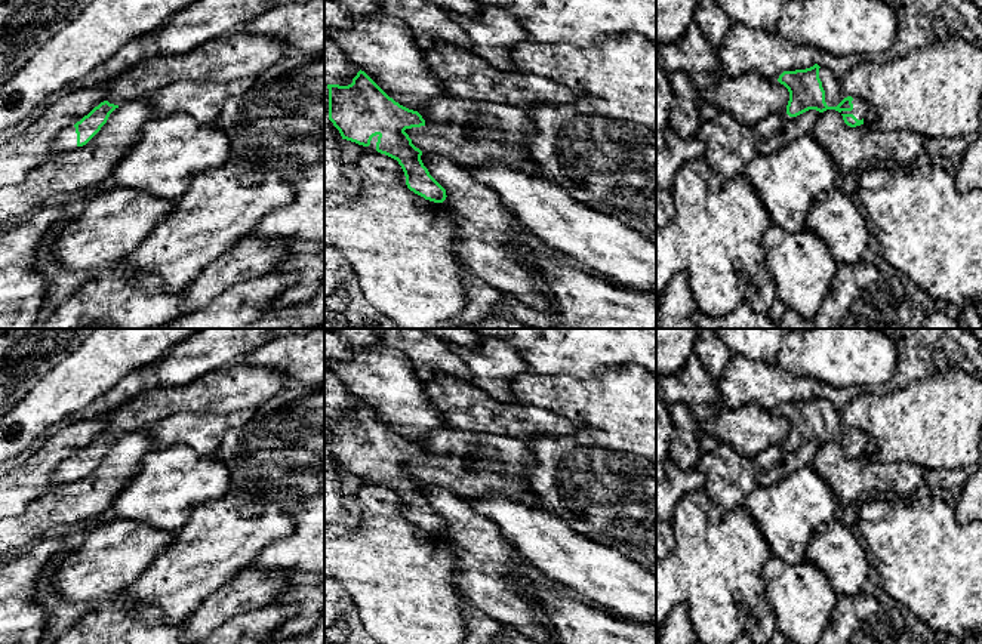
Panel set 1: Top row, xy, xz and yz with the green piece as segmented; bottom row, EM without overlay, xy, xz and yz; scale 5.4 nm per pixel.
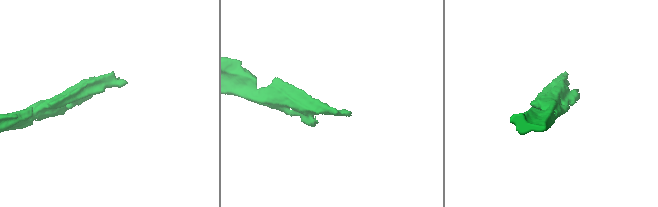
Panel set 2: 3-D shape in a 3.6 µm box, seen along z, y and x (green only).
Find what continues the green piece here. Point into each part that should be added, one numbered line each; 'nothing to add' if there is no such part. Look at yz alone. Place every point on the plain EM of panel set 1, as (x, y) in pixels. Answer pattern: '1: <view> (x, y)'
1: yz (833, 419)

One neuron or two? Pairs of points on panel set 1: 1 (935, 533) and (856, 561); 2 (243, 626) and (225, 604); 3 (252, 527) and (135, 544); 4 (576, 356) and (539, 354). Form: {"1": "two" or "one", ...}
{"1": "two", "2": "two", "3": "two", "4": "one"}

